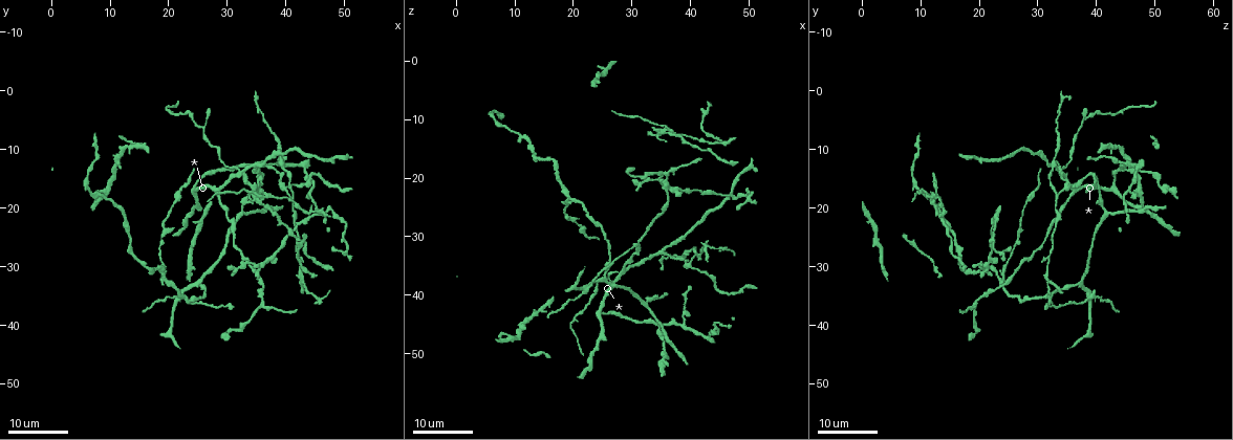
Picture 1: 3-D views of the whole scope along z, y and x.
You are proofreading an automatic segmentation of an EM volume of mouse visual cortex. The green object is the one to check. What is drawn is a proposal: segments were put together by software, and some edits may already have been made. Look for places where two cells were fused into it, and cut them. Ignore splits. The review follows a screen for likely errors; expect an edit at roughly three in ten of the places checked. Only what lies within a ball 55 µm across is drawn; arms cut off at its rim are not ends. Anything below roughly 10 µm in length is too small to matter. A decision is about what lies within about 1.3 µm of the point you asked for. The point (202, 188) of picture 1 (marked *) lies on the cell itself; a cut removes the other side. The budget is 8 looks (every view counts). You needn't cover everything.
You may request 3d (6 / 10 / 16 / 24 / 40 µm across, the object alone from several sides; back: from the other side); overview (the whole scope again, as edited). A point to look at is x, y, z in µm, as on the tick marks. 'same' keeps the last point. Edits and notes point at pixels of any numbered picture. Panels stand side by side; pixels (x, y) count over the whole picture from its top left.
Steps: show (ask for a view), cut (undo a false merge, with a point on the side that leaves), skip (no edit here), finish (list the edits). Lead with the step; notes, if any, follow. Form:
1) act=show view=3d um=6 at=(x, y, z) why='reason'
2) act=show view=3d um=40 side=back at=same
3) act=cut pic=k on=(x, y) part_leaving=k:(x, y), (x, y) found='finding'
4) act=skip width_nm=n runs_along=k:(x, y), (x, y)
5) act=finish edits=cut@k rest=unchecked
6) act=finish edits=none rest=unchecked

act=show view=3d um=16 at=(22.5, 35.5, 39.0) why='small branch off a trunk'

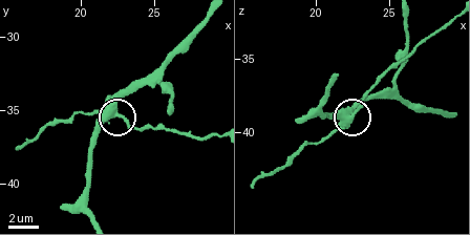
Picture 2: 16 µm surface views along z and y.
act=show view=3d um=10 at=(22.2, 35.4, 39.0) why='zoom in'

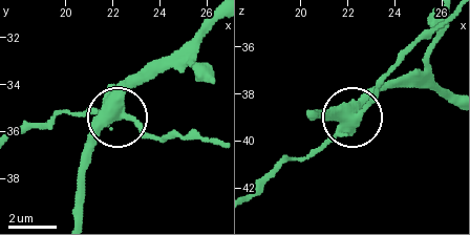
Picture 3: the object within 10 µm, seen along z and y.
act=cut pic=3 on=(142, 123) part_leaving=3:(114, 109), (143, 133), (161, 140), (215, 140) found='a second cell is stuck on'

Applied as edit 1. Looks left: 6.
act=show view=overview why='see it whole again'

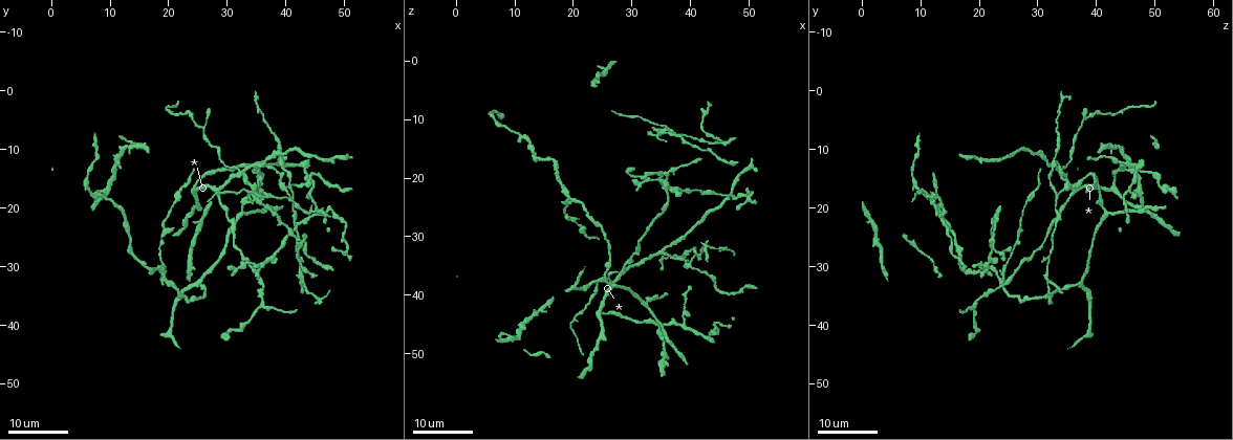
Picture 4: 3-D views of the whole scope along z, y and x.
act=show view=3d um=24 at=(25.0, 33.0, 37.0) why='branch point'

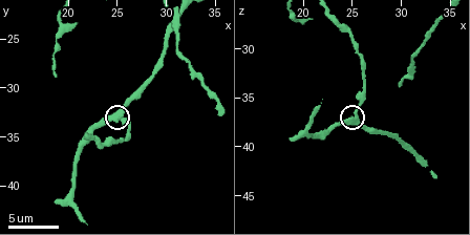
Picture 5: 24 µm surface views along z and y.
act=show view=3d um=6 at=(25.0, 32.8, 37.0)

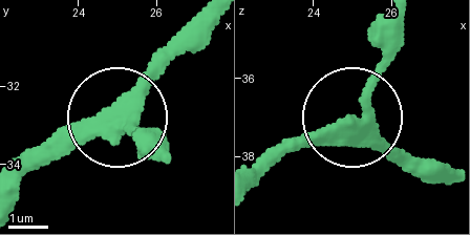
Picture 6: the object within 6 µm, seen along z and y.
act=skip width_nm=340 runs_along=6:(208, 25), (130, 106), (70, 129), (23, 172) found='continuous, no second cell'

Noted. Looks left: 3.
act=show view=3d um=16 at=(19.0, 31.5, 23.5) why='four or more arms meet'

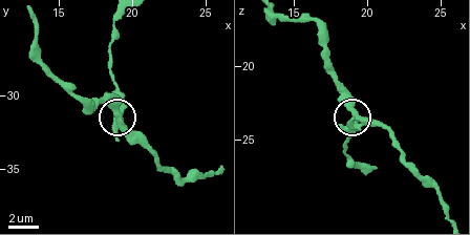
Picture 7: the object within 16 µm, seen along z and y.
act=show view=3d um=6 at=same

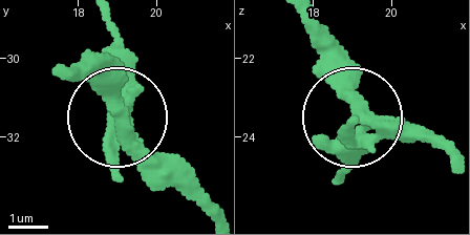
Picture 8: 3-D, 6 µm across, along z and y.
act=cut pic=8 on=(132, 89) arms=4 found='two cells meet here'

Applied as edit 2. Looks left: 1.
act=finish edits=cut@3,cut@8 rest=unchecked

